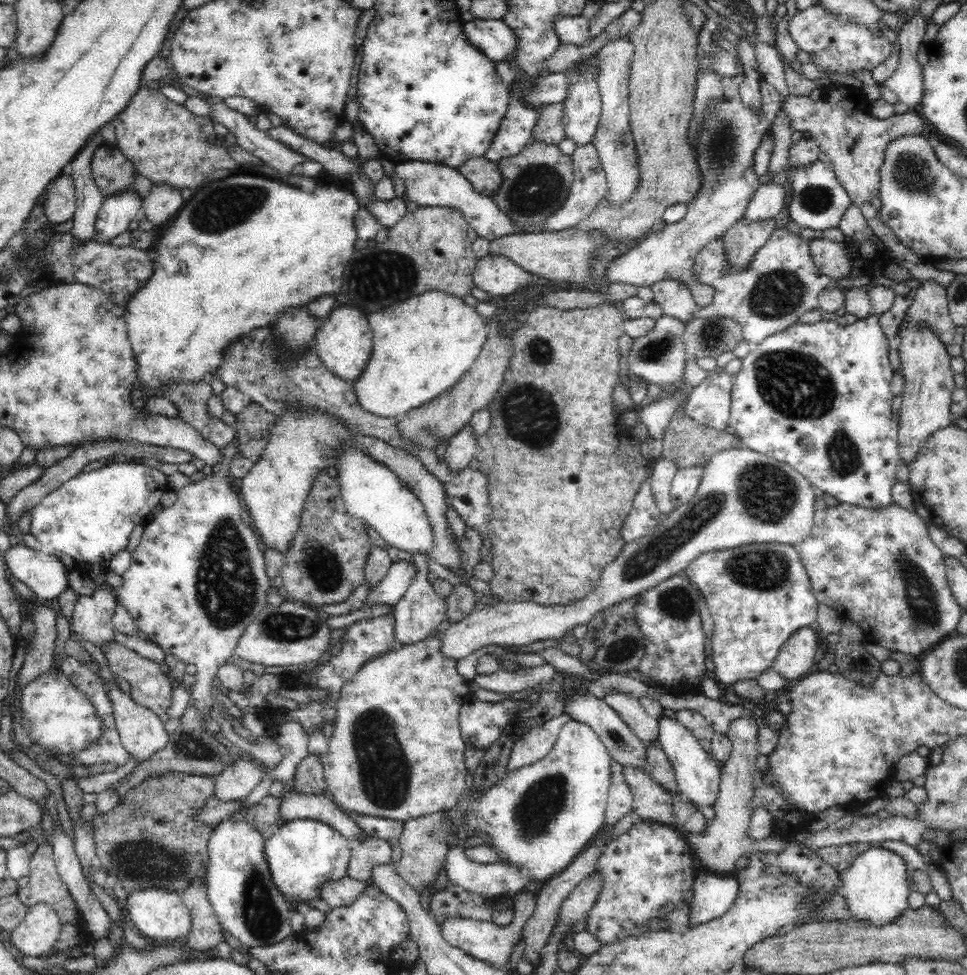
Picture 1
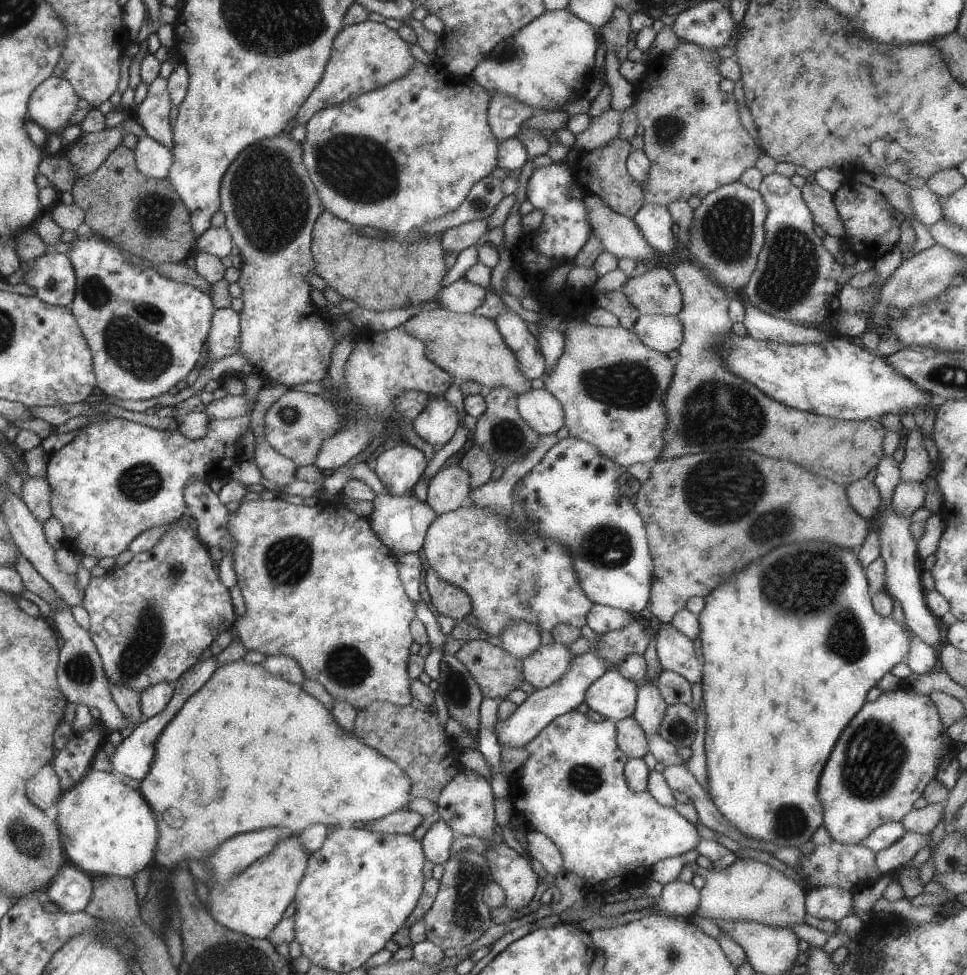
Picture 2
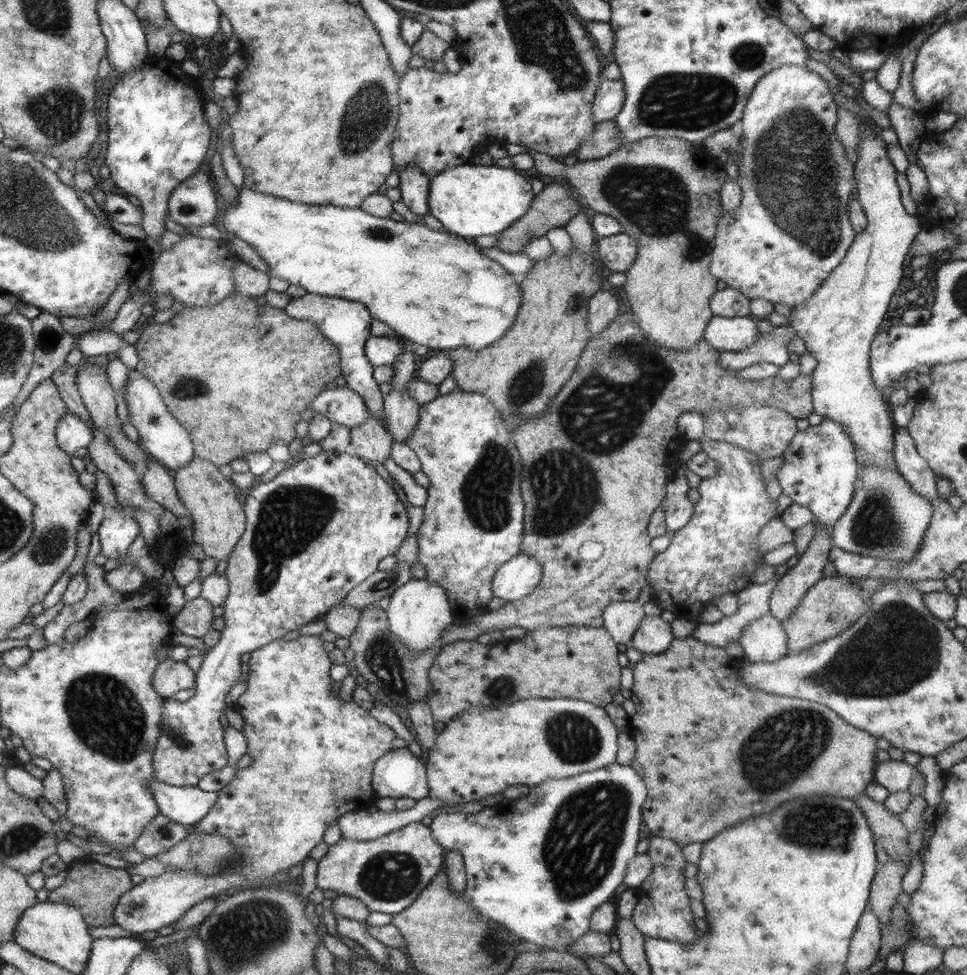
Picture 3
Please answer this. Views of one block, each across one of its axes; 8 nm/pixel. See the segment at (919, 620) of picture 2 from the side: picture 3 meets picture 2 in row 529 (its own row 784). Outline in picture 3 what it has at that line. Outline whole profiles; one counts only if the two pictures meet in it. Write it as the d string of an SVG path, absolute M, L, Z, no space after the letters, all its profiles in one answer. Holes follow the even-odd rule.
M885 760L881 764L875 764L873 776L875 776L873 782L887 788L891 794L891 792L907 790L913 776L913 768L903 760Z

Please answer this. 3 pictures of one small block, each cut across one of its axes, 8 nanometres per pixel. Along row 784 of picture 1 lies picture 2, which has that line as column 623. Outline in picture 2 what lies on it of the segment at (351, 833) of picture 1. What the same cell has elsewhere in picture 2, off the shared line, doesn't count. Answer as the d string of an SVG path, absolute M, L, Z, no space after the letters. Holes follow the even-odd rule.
M661 266L649 268L643 274L629 278L621 292L629 304L639 310L639 316L677 316L683 308L683 296L675 276Z

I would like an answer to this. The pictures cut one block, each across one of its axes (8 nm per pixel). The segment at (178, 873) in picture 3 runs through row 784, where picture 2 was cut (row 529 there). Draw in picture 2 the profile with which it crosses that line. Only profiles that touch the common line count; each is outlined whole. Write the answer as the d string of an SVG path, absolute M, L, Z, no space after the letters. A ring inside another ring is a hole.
M275 498L275 500L251 500L251 502L241 502L239 500L239 508L235 512L227 514L227 532L233 540L233 568L235 568L235 576L237 576L237 584L241 588L243 600L245 600L245 614L241 618L235 620L233 632L237 632L237 638L241 640L241 644L249 650L257 650L261 654L269 656L289 656L293 658L305 678L319 682L333 698L333 702L349 702L353 708L365 710L367 704L371 702L393 702L395 706L407 706L413 700L413 694L409 694L409 676L407 676L407 658L409 652L407 648L411 646L411 626L409 620L415 620L415 604L407 598L405 590L403 590L403 582L399 578L399 572L395 568L391 550L371 532L371 524L367 518L363 516L355 516L351 510L345 508L345 504L341 502L319 502L317 506L309 508L309 506L293 506L289 502L285 502L283 498Z

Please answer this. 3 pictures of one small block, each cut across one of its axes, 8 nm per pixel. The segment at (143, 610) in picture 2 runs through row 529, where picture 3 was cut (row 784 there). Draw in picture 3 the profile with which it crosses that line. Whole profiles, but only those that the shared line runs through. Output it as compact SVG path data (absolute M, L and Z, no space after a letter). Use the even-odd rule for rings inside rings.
M319 452L313 458L299 460L293 468L285 468L271 482L257 480L245 498L243 508L247 512L247 532L243 532L243 538L225 568L227 598L221 606L221 638L207 650L195 672L193 698L185 702L167 700L165 724L161 726L161 736L153 754L155 774L159 782L165 784L197 786L201 776L229 764L219 718L225 708L223 698L239 678L239 656L245 652L253 654L255 650L281 640L285 632L297 632L301 626L327 616L333 604L339 604L349 592L359 588L363 580L375 576L379 564L389 556L395 556L407 536L407 512L399 504L393 488L353 452Z

